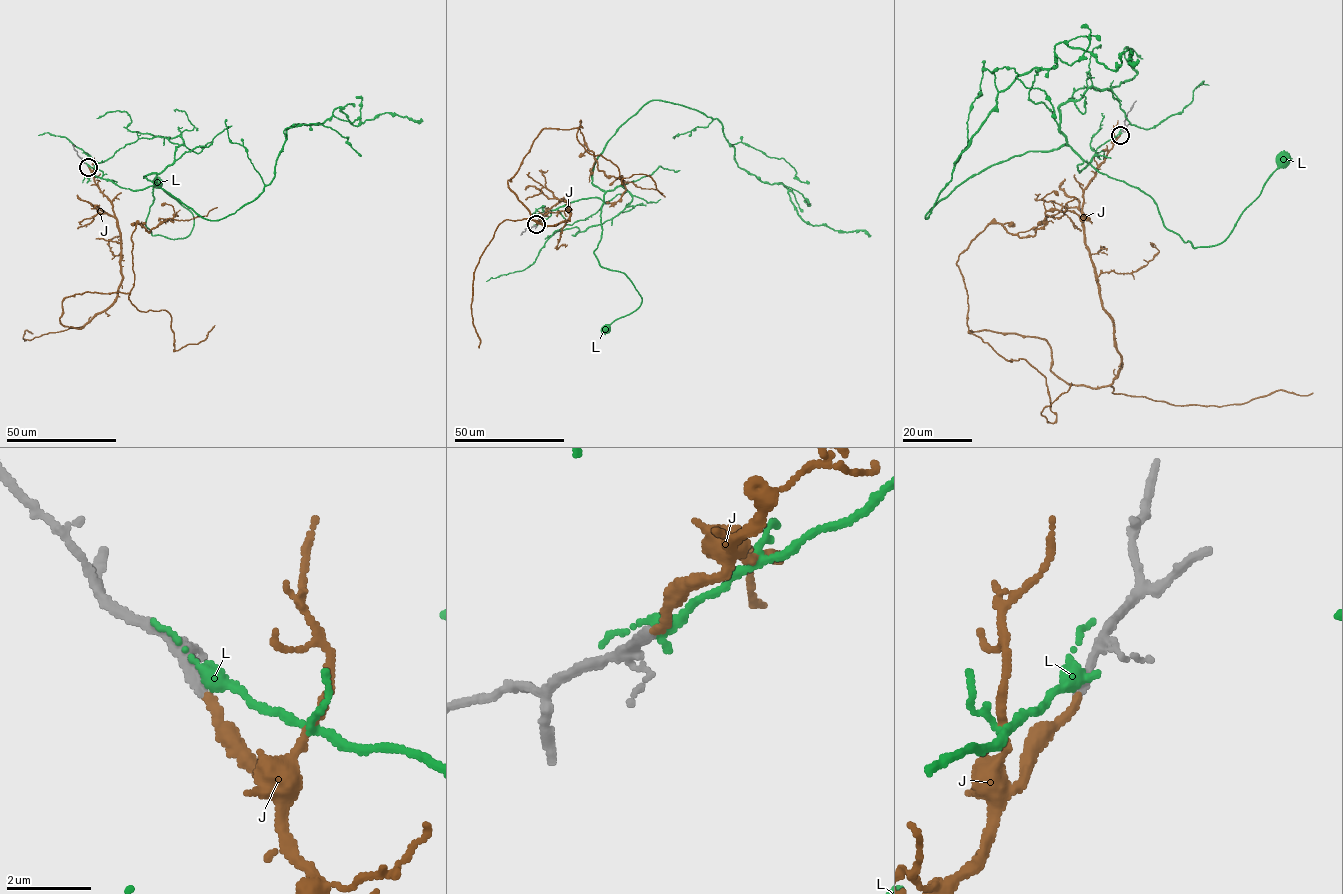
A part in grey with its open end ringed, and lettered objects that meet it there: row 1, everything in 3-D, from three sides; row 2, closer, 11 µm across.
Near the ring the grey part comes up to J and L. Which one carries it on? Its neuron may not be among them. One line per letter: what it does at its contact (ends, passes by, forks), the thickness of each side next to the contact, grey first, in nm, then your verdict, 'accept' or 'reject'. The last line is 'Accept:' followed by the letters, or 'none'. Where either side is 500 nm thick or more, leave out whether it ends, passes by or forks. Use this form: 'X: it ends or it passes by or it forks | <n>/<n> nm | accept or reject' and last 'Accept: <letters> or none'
J: it ends | 240/190 nm | accept
L: it passes by | 260/300 nm | reject
Accept: J

